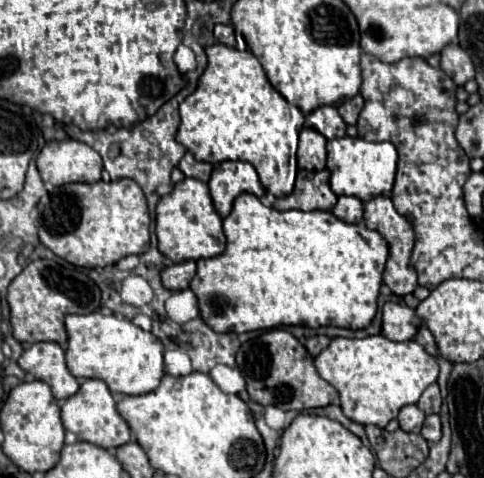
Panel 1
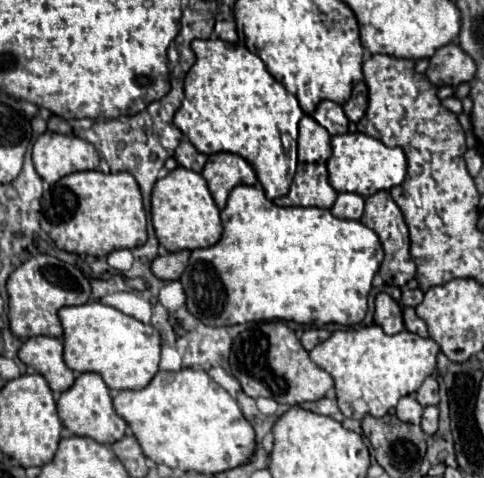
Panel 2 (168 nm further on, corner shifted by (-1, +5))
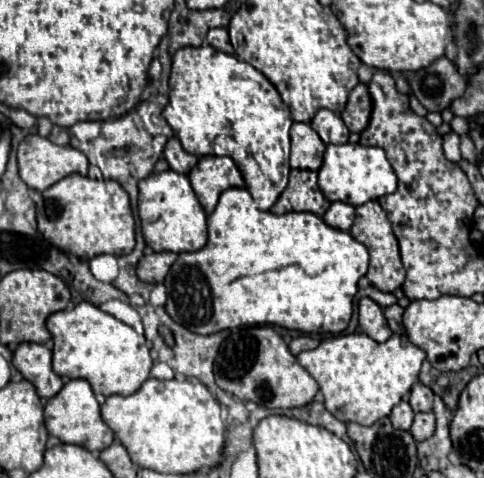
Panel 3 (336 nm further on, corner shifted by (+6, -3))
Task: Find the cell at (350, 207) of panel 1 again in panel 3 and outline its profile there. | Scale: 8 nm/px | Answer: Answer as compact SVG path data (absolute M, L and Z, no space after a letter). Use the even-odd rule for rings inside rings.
M332 202L328 212L324 214L324 222L338 230L350 230L354 222L354 206L346 202Z

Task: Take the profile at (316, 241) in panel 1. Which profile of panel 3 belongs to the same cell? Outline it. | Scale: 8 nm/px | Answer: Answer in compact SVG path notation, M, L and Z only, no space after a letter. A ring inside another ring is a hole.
M228 188L222 196L220 202L216 206L216 210L208 216L208 242L202 250L196 252L184 252L178 256L176 264L172 266L172 272L166 276L164 286L168 290L168 302L166 302L166 312L170 314L172 320L176 320L178 324L184 324L190 332L196 334L214 334L220 330L228 330L228 328L238 328L238 326L262 326L262 324L272 324L272 326L282 326L288 330L300 330L306 334L322 334L322 332L330 332L330 334L340 334L346 330L350 318L352 318L352 310L354 310L354 296L358 292L358 280L366 274L368 270L368 250L364 244L360 244L356 238L352 238L350 232L344 230L336 230L330 228L320 216L312 214L312 212L288 212L282 216L276 216L272 212L262 212L256 208L250 192L246 188Z

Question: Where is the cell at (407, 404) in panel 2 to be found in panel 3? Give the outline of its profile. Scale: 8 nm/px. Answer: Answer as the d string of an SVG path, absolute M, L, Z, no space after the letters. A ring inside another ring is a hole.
M400 402L398 406L392 408L390 412L390 422L394 428L400 428L400 430L410 430L412 422L414 422L414 412L410 408L408 402Z

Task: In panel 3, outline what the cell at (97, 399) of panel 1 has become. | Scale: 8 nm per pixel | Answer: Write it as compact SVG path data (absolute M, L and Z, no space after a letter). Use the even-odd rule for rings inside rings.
M68 380L64 388L48 400L44 408L44 422L52 436L66 444L78 444L90 452L100 452L114 442L114 432L104 424L100 416L100 404L96 402L94 392L86 380Z

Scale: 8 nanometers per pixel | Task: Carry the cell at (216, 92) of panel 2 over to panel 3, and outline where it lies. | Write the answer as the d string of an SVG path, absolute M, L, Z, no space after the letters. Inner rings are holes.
M210 44L180 48L172 60L170 102L162 116L186 152L198 158L232 158L260 210L268 210L286 188L292 116L272 82L252 64L224 54Z

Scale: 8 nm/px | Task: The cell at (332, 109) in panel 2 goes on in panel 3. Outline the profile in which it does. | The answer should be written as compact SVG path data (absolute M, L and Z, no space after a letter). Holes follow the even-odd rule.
M318 110L312 118L310 126L318 132L324 144L346 144L348 142L348 128L344 126L342 118L330 110Z

